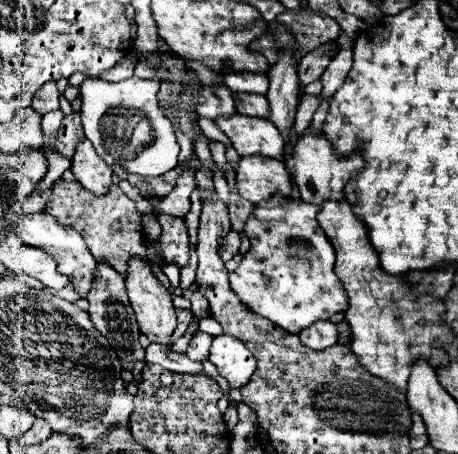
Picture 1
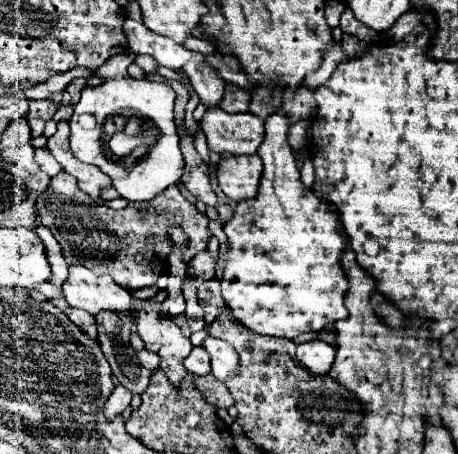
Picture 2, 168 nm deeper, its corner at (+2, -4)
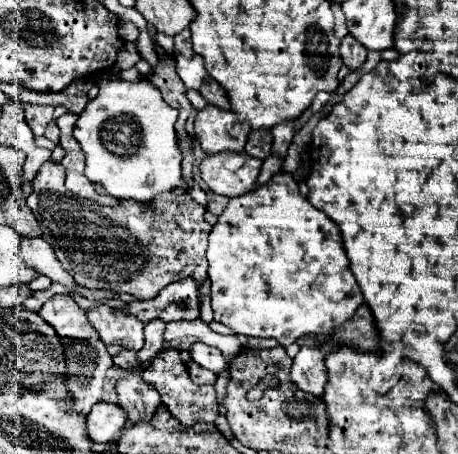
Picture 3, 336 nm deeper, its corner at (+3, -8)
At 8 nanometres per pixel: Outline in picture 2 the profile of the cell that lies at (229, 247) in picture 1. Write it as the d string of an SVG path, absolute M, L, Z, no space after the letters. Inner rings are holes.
M209 252L197 254L189 264L187 264L187 278L203 278L209 280L215 274L215 258Z

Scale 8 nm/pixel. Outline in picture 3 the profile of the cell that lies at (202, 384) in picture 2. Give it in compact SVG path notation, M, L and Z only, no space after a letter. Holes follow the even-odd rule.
M166 348L162 350L156 358L152 358L150 366L144 368L142 378L148 384L154 384L154 388L160 392L162 396L162 404L182 422L182 424L190 424L190 422L214 422L218 418L218 398L216 398L216 388L214 384L206 384L206 386L198 386L190 380L188 376L188 368L180 358L180 350L176 348Z

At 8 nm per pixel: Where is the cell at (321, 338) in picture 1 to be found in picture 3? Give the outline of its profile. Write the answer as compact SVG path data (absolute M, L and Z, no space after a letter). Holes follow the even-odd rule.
M300 348L292 364L290 380L304 392L322 396L324 384L328 380L326 366L324 366L324 352L318 348Z

